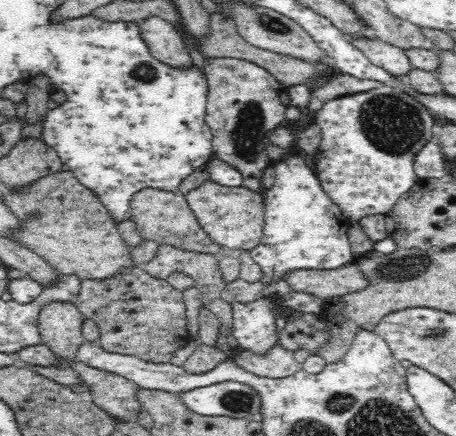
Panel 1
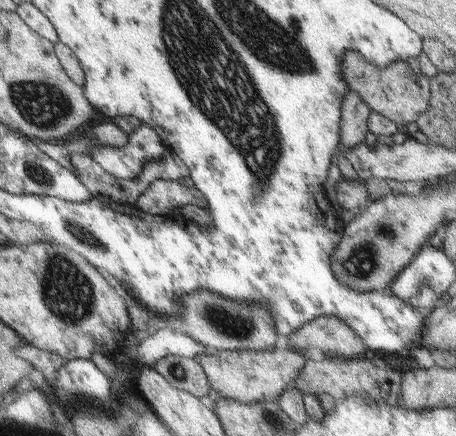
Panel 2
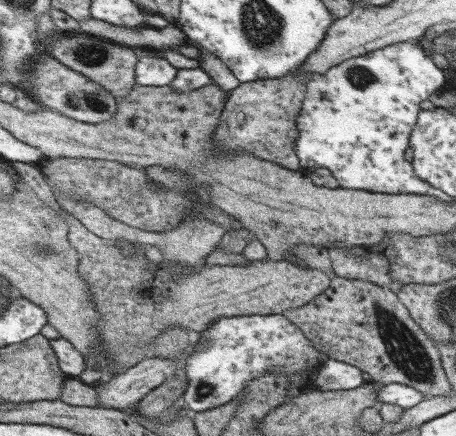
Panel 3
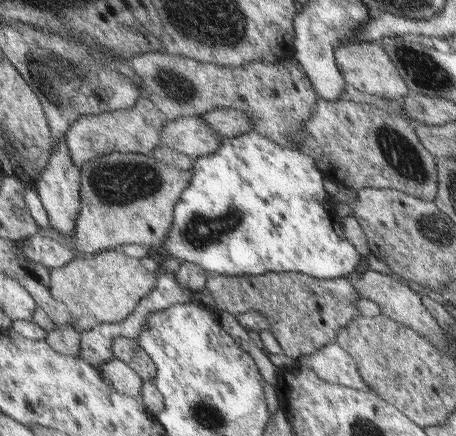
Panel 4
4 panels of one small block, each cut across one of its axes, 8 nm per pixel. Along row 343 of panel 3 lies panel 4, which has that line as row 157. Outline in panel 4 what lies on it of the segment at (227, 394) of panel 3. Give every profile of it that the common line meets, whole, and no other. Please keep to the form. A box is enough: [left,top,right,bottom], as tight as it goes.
[147,130,431,294]

